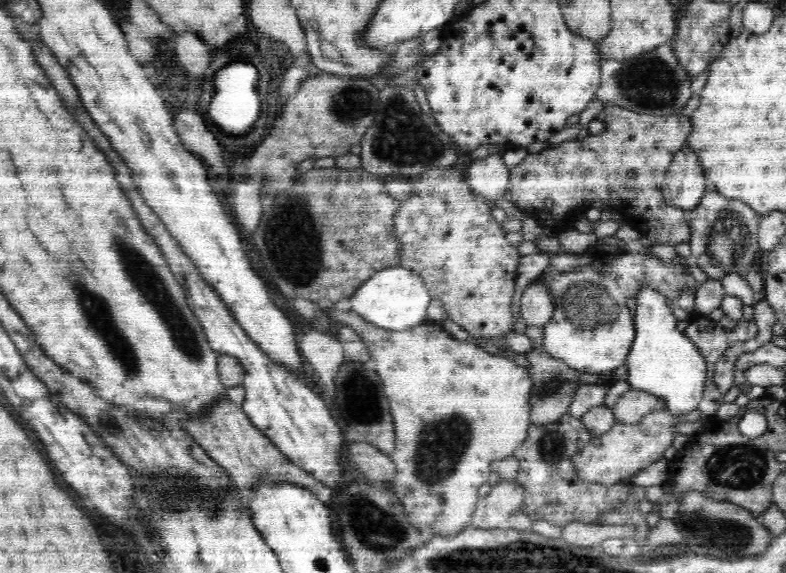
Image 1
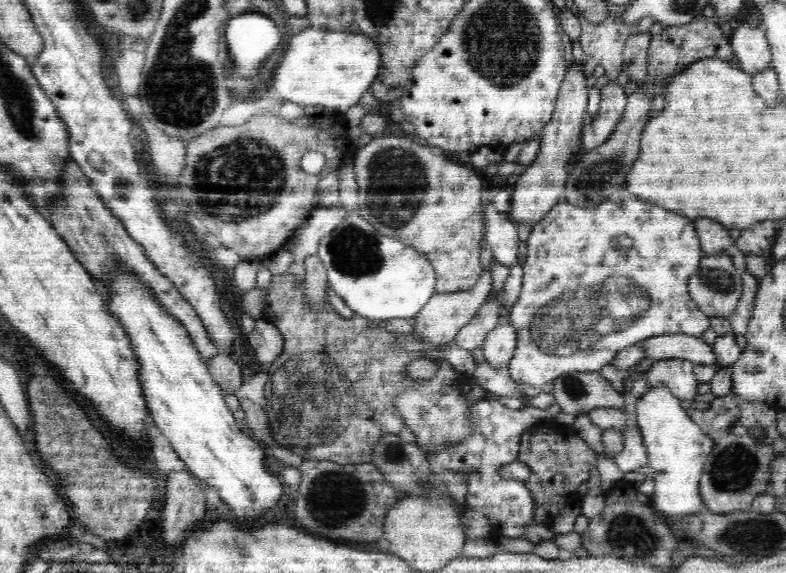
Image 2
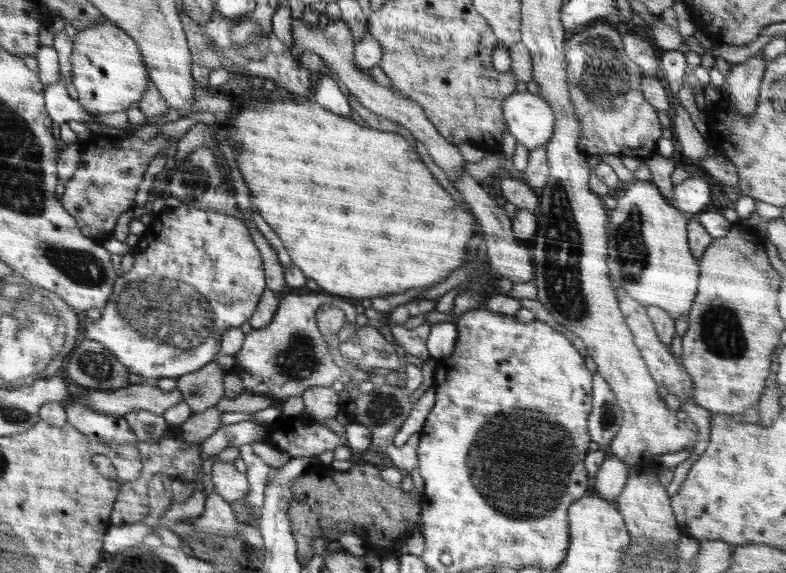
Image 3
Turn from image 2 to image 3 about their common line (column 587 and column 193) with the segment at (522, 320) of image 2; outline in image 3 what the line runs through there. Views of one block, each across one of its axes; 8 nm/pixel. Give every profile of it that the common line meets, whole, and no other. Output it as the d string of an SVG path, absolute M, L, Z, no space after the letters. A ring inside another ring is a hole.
M179 204L176 208L166 207L149 225L146 225L144 234L139 237L136 248L132 251L134 263L130 271L123 273L114 287L112 298L106 303L101 310L102 316L99 320L88 320L85 322L84 335L86 339L95 340L103 344L108 350L114 353L114 356L122 363L131 373L139 374L144 378L174 378L199 371L206 366L220 351L222 335L230 327L240 327L241 324L248 321L250 316L254 314L257 304L260 302L262 292L266 290L266 276L264 274L264 262L260 252L254 245L250 237L248 226L244 224L244 220L238 217L228 216L224 212L216 210L208 210L202 208L194 208L193 205Z

